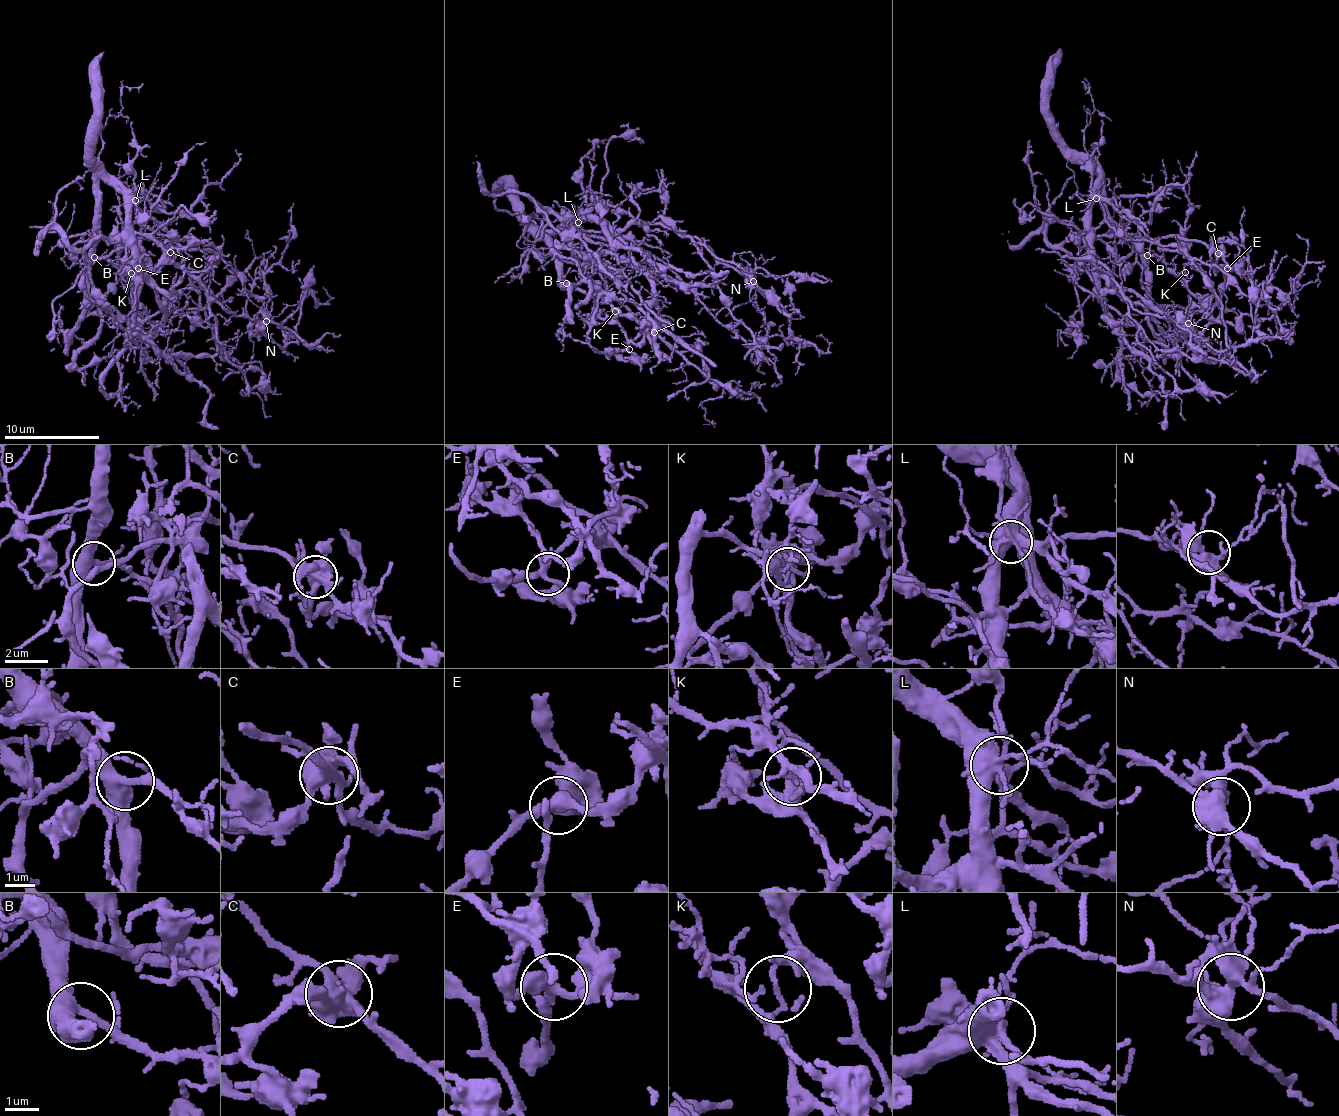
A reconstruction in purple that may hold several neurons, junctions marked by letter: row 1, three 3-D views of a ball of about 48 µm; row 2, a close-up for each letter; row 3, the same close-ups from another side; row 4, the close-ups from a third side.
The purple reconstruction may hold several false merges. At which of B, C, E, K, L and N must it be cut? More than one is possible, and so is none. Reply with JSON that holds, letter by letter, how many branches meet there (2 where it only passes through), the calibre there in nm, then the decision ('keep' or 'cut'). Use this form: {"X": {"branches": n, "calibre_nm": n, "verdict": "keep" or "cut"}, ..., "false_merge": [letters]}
{"B": {"branches": 3, "calibre_nm": 400, "verdict": "keep"}, "C": {"branches": 6, "calibre_nm": 550, "verdict": "cut"}, "E": {"branches": 3, "calibre_nm": 320, "verdict": "keep"}, "K": {"branches": 3, "calibre_nm": 110, "verdict": "cut"}, "L": {"branches": 6, "calibre_nm": 440, "verdict": "cut"}, "N": {"branches": 6, "calibre_nm": 440, "verdict": "keep"}, "false_merge": ["C", "K", "L"]}

